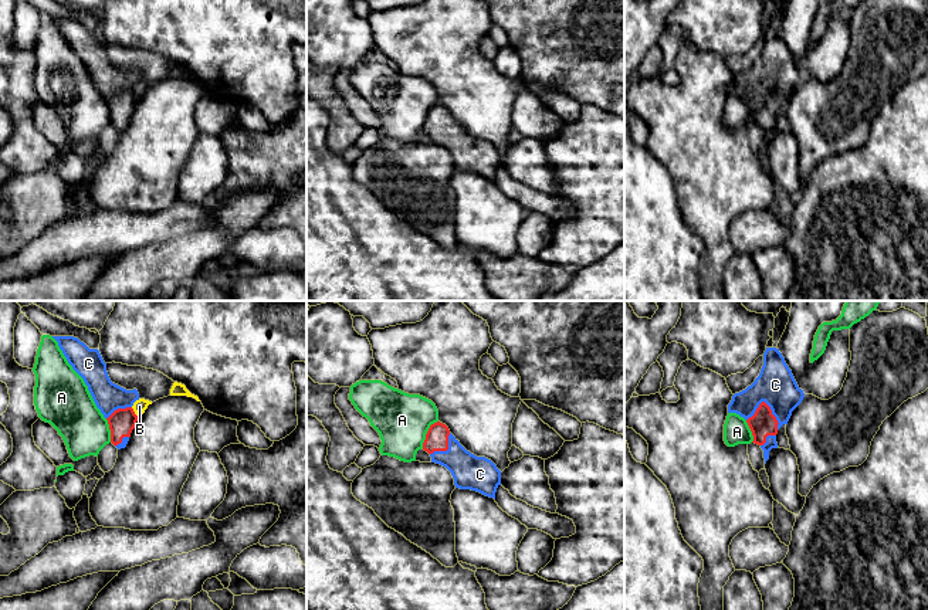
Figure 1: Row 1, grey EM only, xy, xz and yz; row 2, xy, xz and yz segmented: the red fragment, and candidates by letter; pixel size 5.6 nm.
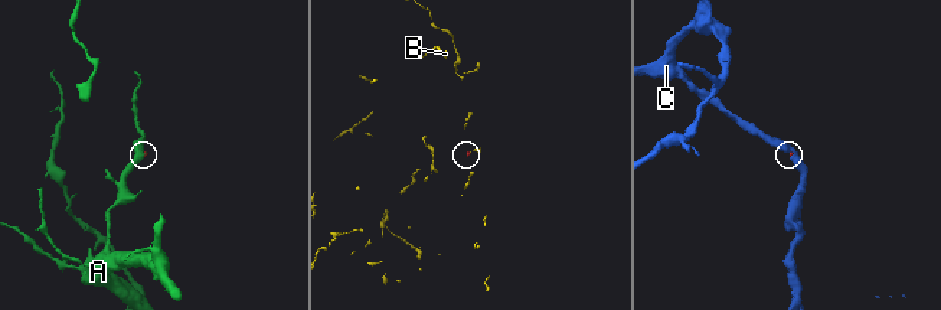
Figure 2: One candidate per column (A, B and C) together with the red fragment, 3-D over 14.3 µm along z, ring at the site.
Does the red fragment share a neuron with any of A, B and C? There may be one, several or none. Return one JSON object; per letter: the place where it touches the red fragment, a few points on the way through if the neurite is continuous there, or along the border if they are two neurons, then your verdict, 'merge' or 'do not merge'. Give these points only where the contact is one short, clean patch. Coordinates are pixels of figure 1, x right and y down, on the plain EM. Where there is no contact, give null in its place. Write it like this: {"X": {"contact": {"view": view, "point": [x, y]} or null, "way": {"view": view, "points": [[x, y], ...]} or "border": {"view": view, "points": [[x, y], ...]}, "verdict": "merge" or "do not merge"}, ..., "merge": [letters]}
{"A": {"contact": {"view": "xz", "point": [427, 115]}, "border": {"view": "xz", "points": [[437, 102], [430, 108], [422, 129]]}, "verdict": "do not merge"}, "B": {"contact": {"view": "xy", "point": [134, 94]}, "border": {"view": "xy", "points": [[131, 90], [138, 98]]}, "verdict": "do not merge"}, "C": {"contact": {"view": "yz", "point": [768, 88]}, "way": {"view": "yz", "points": [[762, 105], [768, 88], [775, 75], [775, 67]]}, "verdict": "merge"}, "merge": ["C"]}

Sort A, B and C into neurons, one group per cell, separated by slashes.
A B / C

